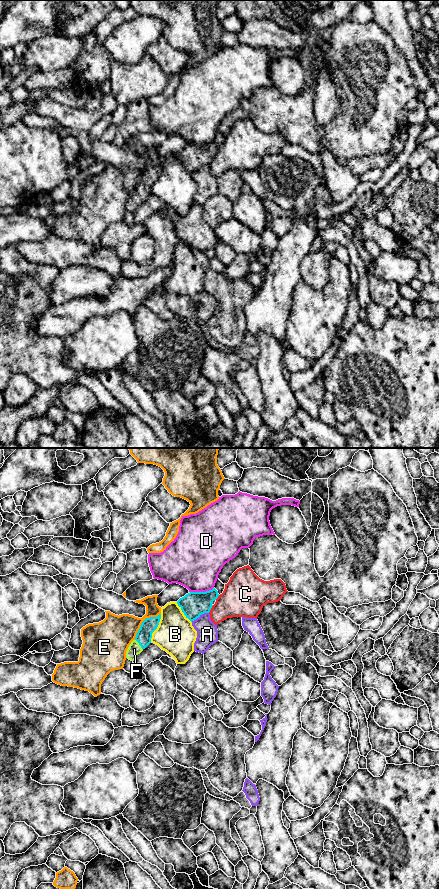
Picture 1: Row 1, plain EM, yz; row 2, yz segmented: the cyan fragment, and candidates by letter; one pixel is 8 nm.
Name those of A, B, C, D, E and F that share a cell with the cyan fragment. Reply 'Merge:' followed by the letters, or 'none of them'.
Merge: F

